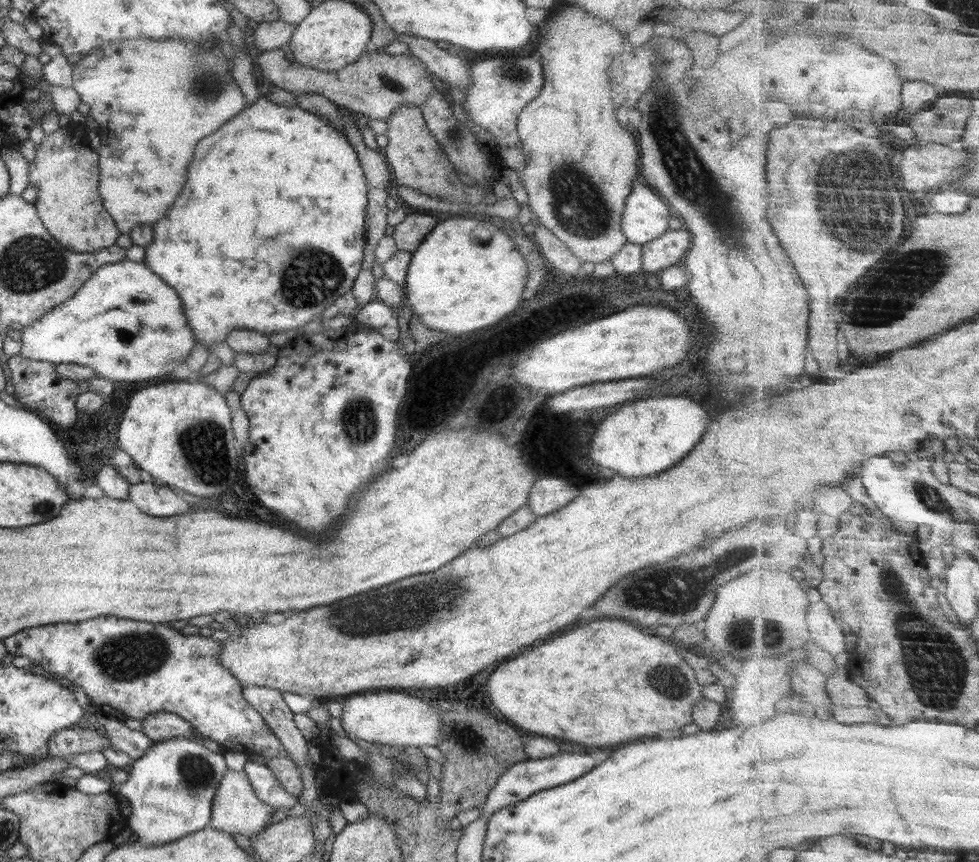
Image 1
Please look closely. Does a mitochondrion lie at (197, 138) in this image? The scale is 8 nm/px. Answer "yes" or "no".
no

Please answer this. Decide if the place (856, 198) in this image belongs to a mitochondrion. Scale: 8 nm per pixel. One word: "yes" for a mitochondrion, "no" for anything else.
yes

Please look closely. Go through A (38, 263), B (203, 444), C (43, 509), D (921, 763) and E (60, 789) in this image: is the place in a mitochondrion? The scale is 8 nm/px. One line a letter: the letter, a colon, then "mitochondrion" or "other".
A: mitochondrion
B: mitochondrion
C: mitochondrion
D: other
E: other

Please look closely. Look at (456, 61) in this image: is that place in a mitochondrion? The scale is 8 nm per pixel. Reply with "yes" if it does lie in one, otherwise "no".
no

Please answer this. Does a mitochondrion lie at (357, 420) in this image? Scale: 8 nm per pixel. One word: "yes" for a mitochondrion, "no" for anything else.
yes

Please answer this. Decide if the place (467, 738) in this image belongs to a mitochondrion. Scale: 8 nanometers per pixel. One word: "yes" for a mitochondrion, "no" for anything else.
yes

